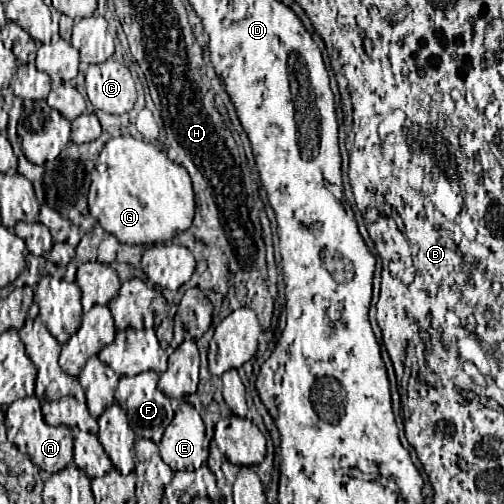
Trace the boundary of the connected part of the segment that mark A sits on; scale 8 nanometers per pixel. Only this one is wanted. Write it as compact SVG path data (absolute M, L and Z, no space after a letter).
M36 396L22 398L22 400L10 404L10 408L6 412L6 428L8 428L8 440L14 444L16 444L16 434L22 432L22 436L26 438L26 454L40 470L54 474L72 464L72 430L68 426L46 424Z

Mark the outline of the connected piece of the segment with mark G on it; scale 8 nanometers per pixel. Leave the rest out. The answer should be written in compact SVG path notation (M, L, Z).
M126 134L104 144L90 184L88 206L100 226L122 244L154 244L172 240L190 228L194 218L194 192L184 166L168 160L154 144Z

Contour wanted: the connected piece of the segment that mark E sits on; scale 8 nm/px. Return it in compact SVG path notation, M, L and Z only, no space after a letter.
M184 402L160 440L162 460L174 472L200 468L209 457L210 440L205 438L205 425L200 414L192 404Z

